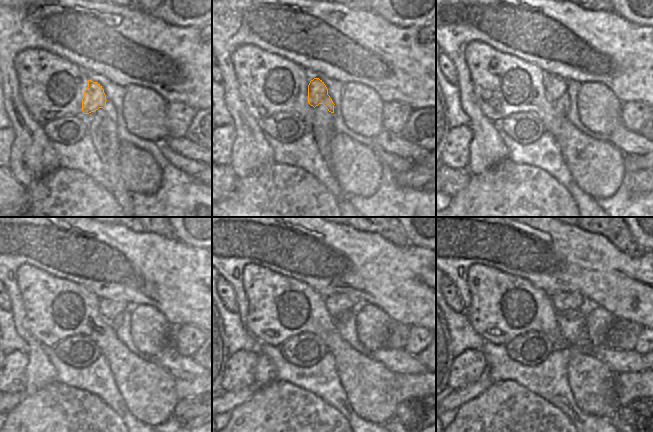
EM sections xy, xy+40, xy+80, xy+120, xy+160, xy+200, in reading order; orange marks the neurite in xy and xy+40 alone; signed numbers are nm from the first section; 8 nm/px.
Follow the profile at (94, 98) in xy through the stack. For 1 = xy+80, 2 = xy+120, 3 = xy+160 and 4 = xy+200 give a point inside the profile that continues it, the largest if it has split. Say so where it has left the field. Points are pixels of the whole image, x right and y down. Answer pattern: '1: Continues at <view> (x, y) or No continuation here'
1: Continues at xy+80 (555, 87)
2: Continues at xy+120 (109, 309)
3: Continues at xy+160 (336, 303)
4: Continues at xy+200 (563, 301)

